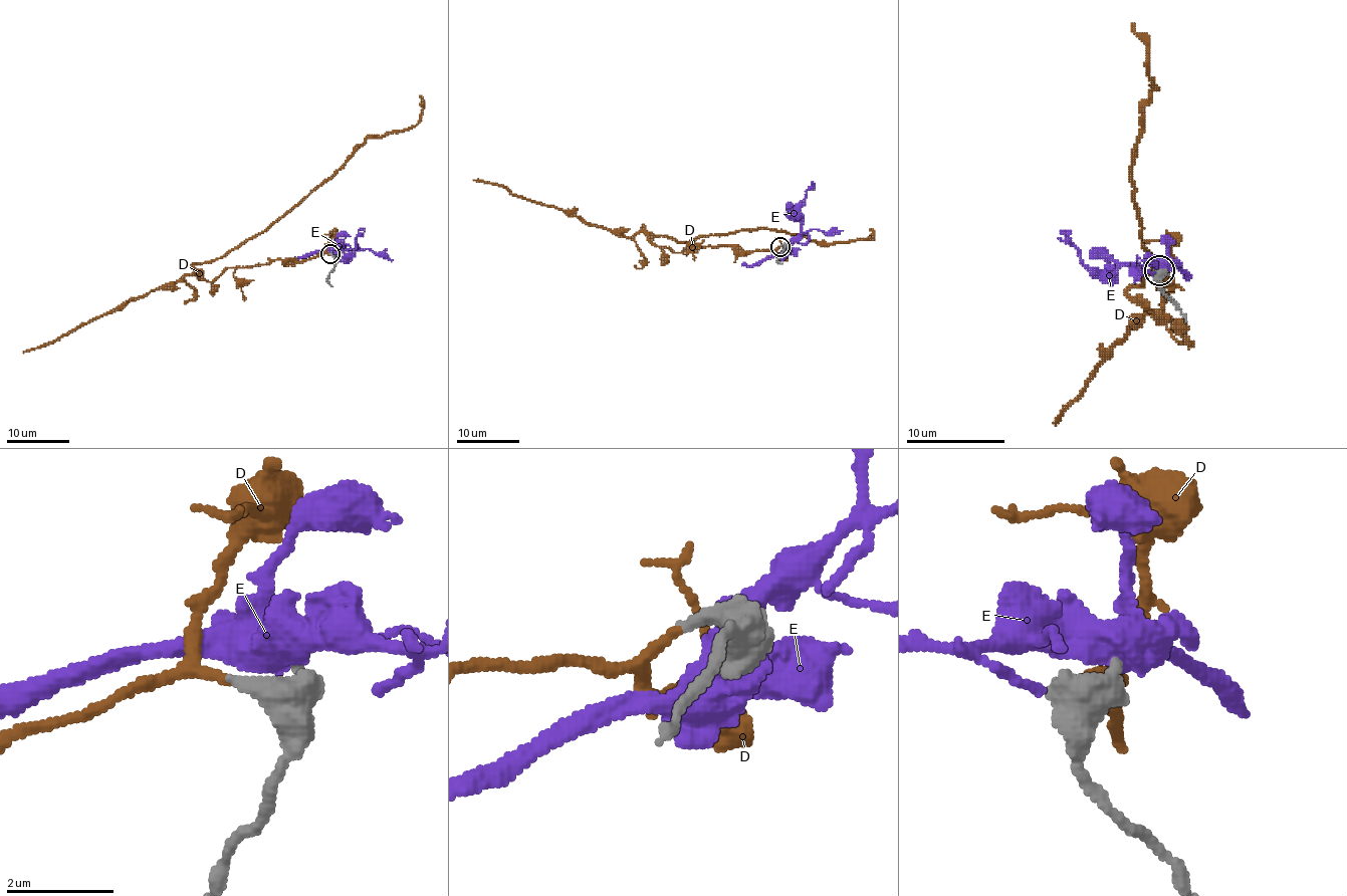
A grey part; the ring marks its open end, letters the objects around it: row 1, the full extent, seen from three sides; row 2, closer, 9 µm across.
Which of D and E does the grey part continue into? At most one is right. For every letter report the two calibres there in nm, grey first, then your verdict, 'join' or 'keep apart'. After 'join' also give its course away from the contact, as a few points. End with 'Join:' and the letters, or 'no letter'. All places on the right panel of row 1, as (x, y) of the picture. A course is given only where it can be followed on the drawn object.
D: 360 nm thick on the grey side, 170 nm on the other; join; it runs (1158, 272), (1168, 292), (1158, 314), (1127, 292), (1151, 270), (1131, 164), (1154, 87), (1131, 23)
E: 550 nm thick on the grey side, 700 nm on the other; keep apart
Join: D

